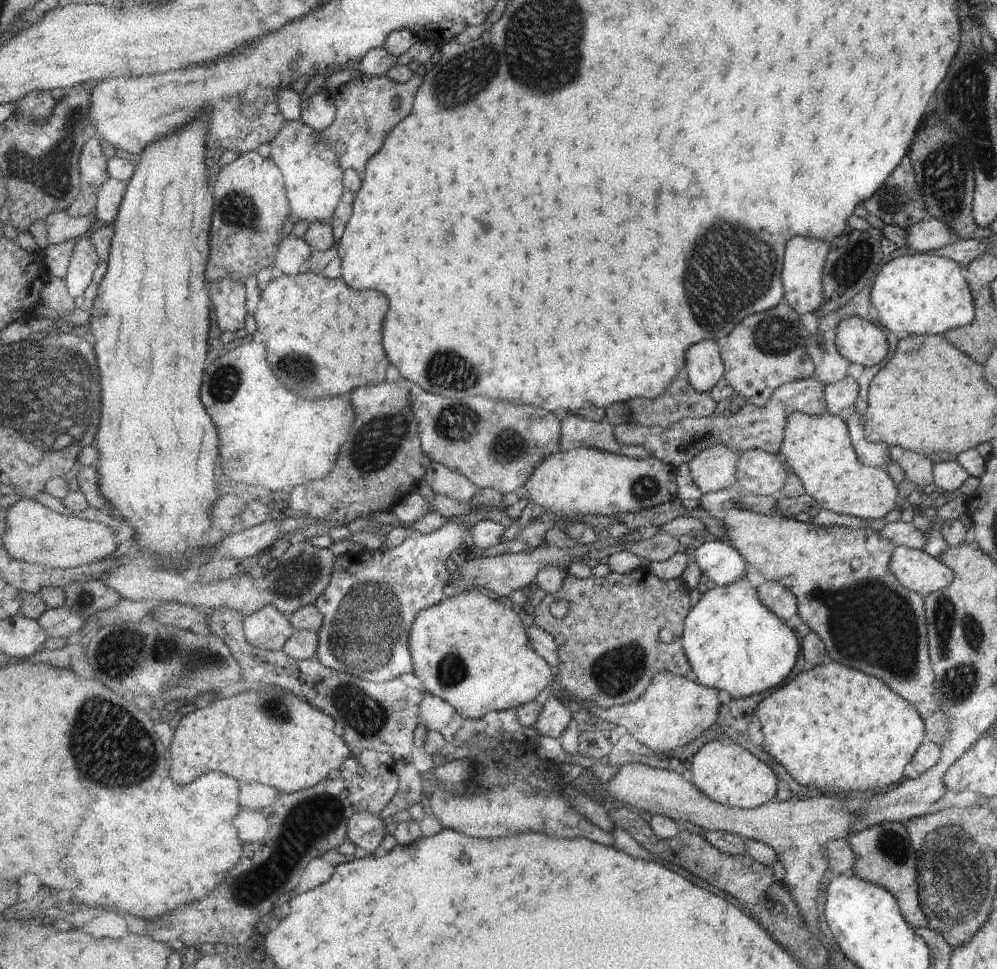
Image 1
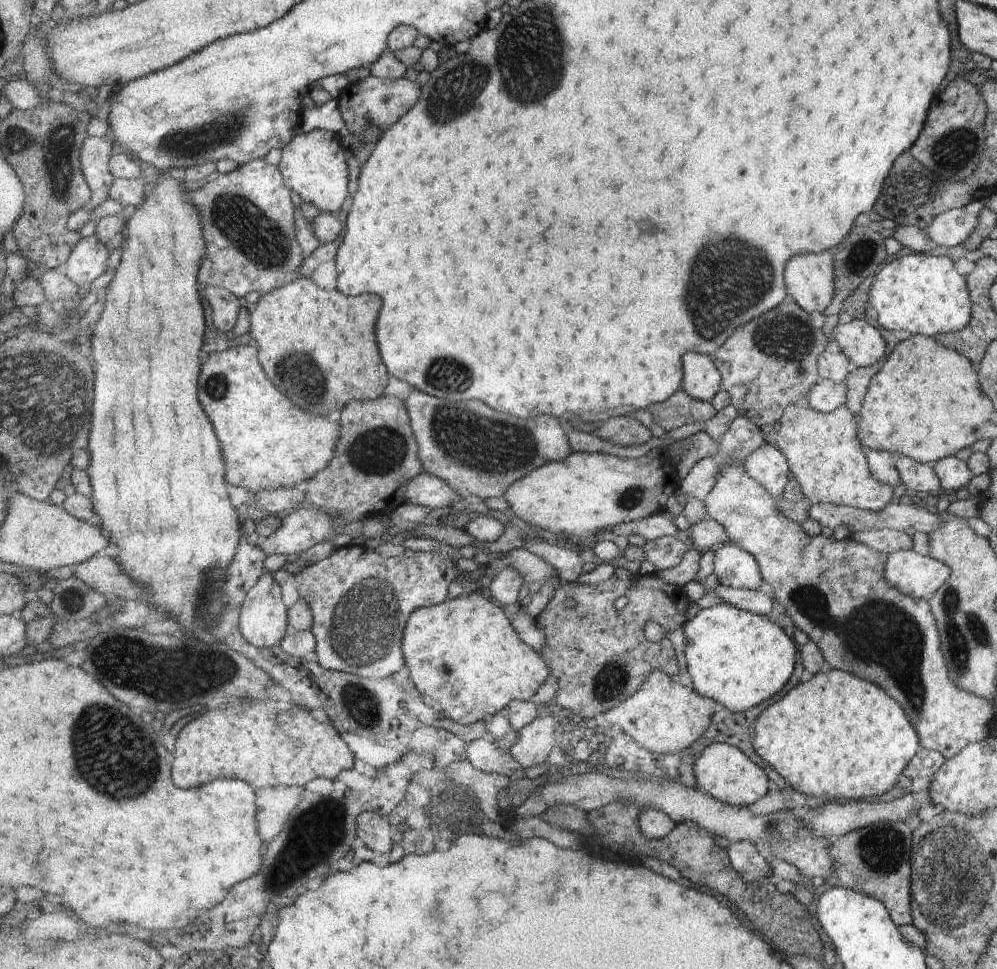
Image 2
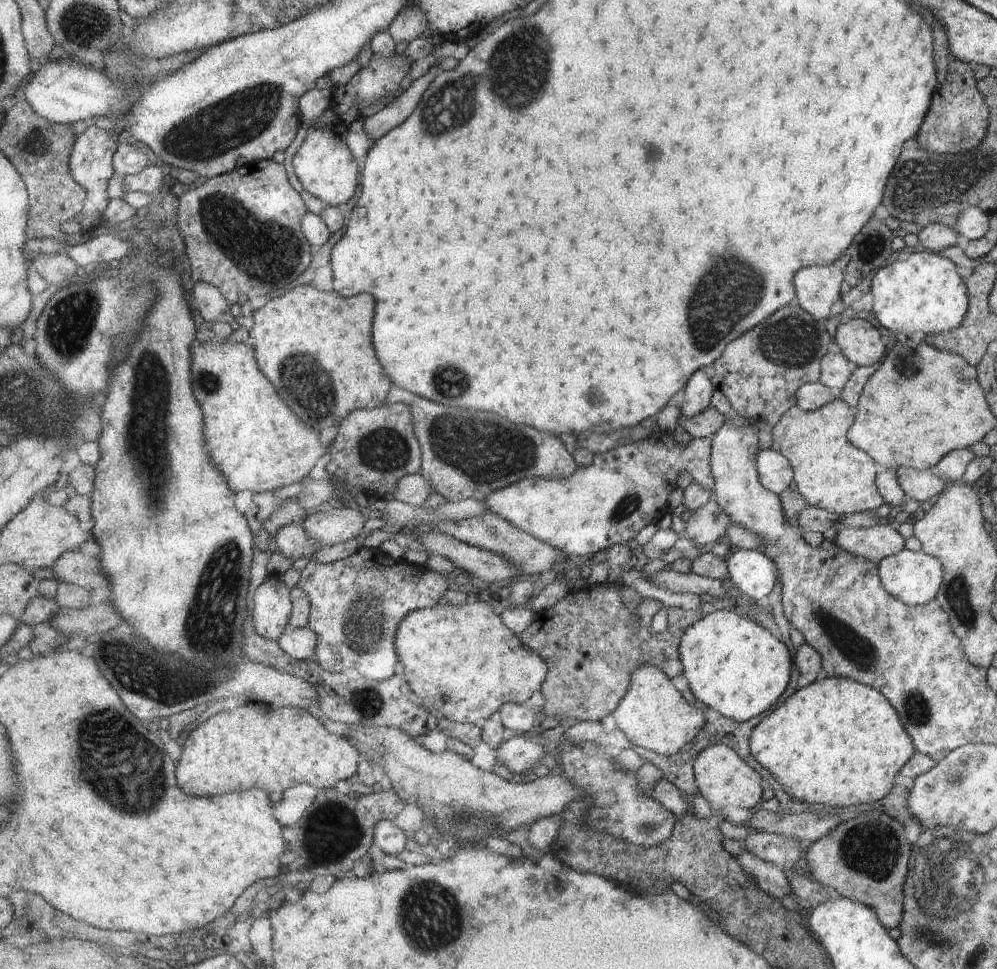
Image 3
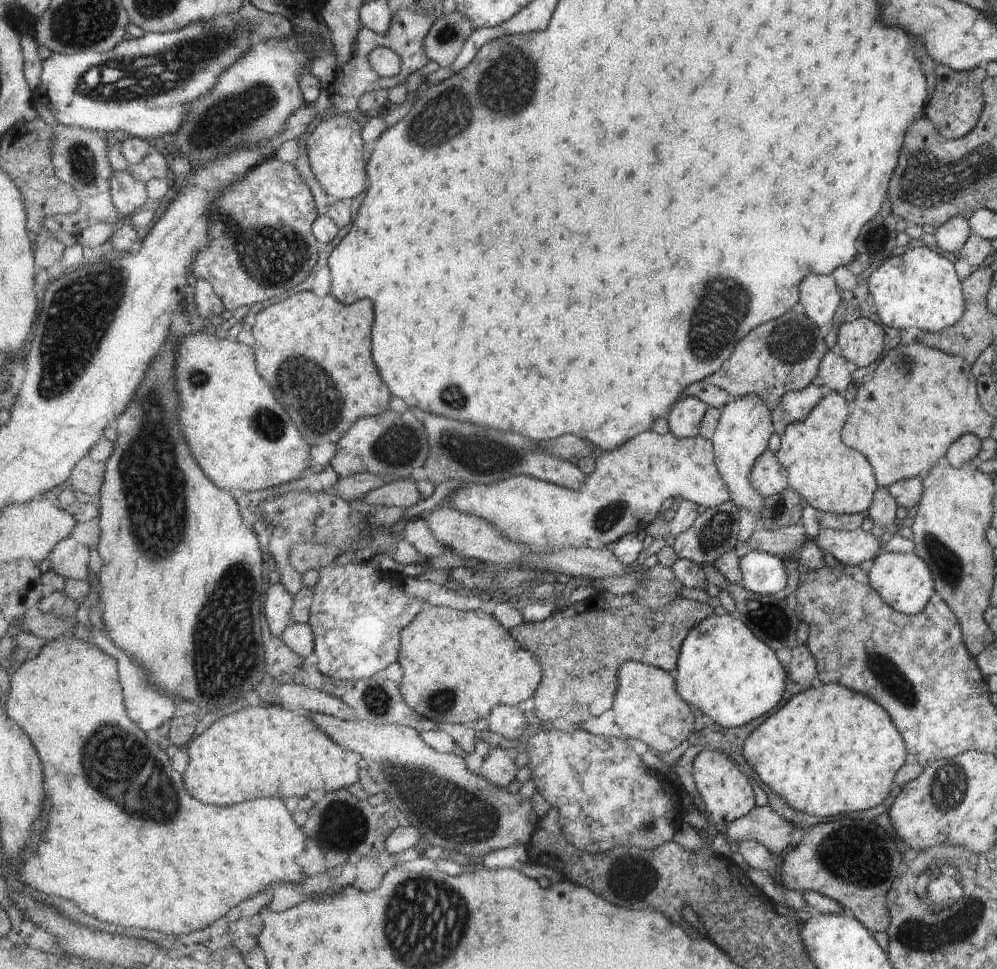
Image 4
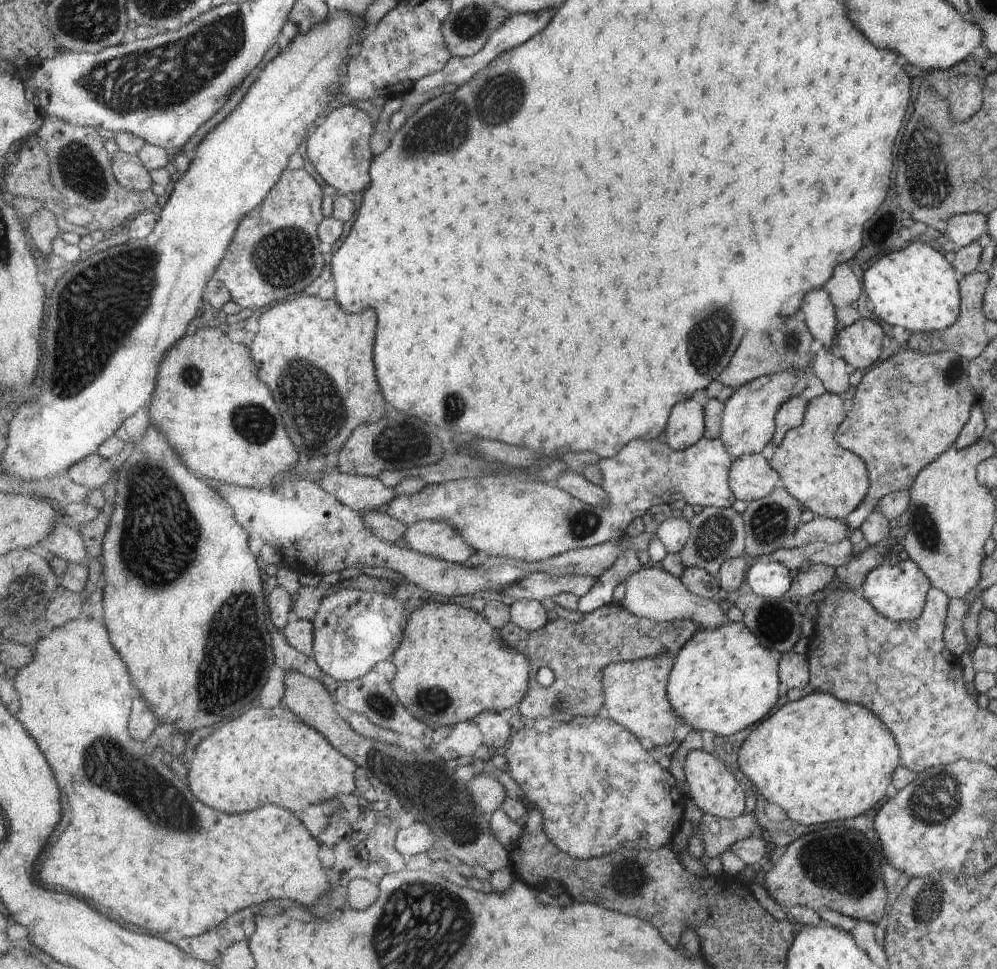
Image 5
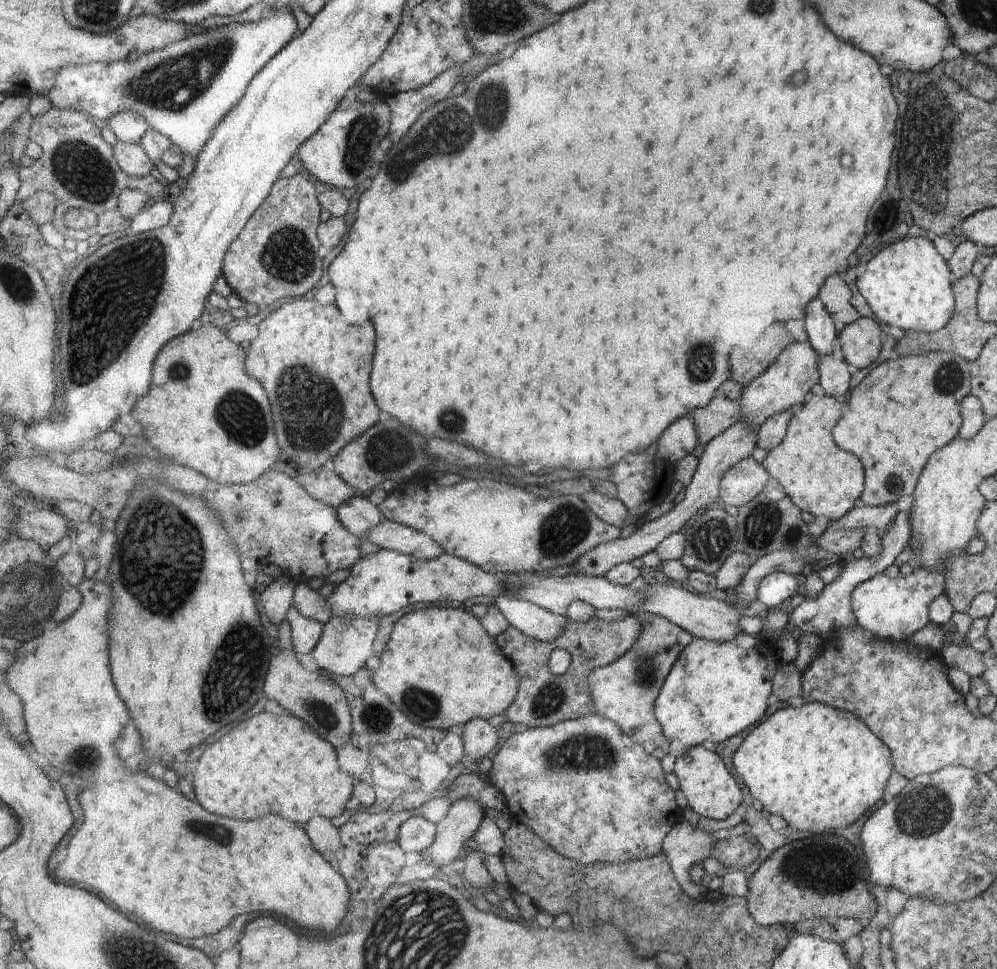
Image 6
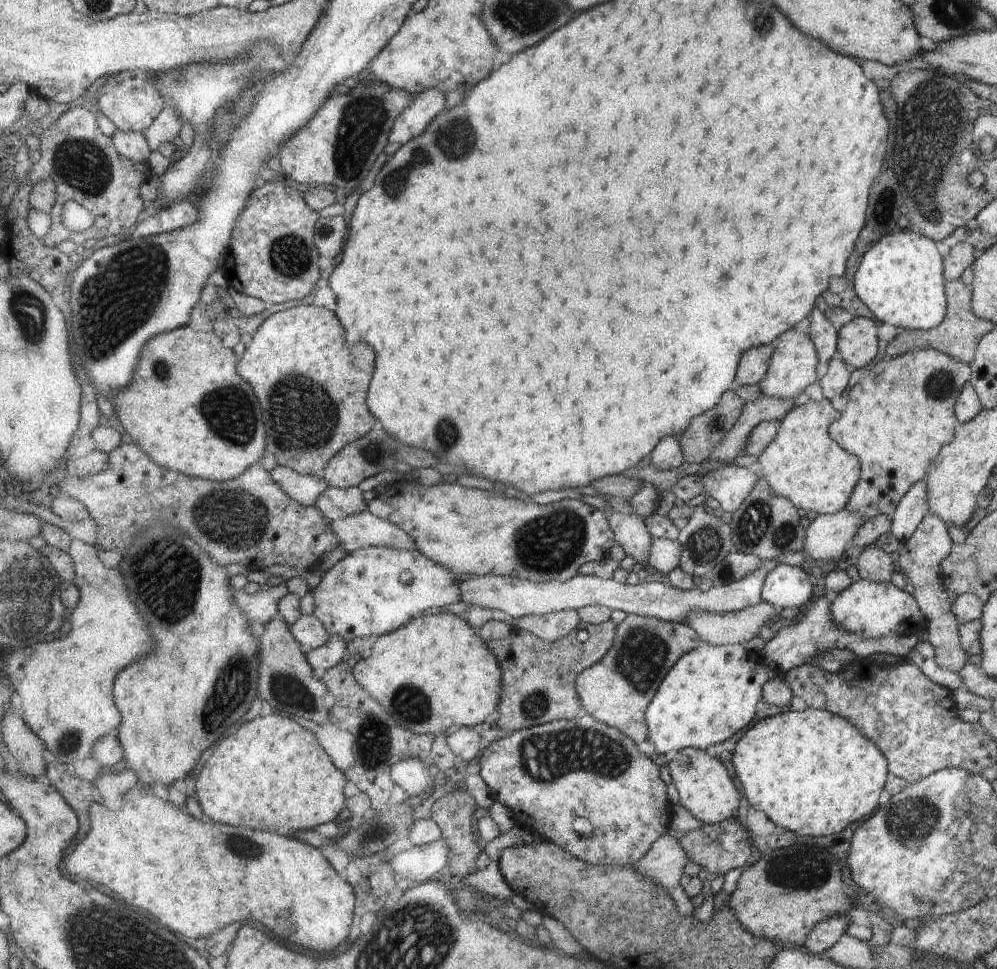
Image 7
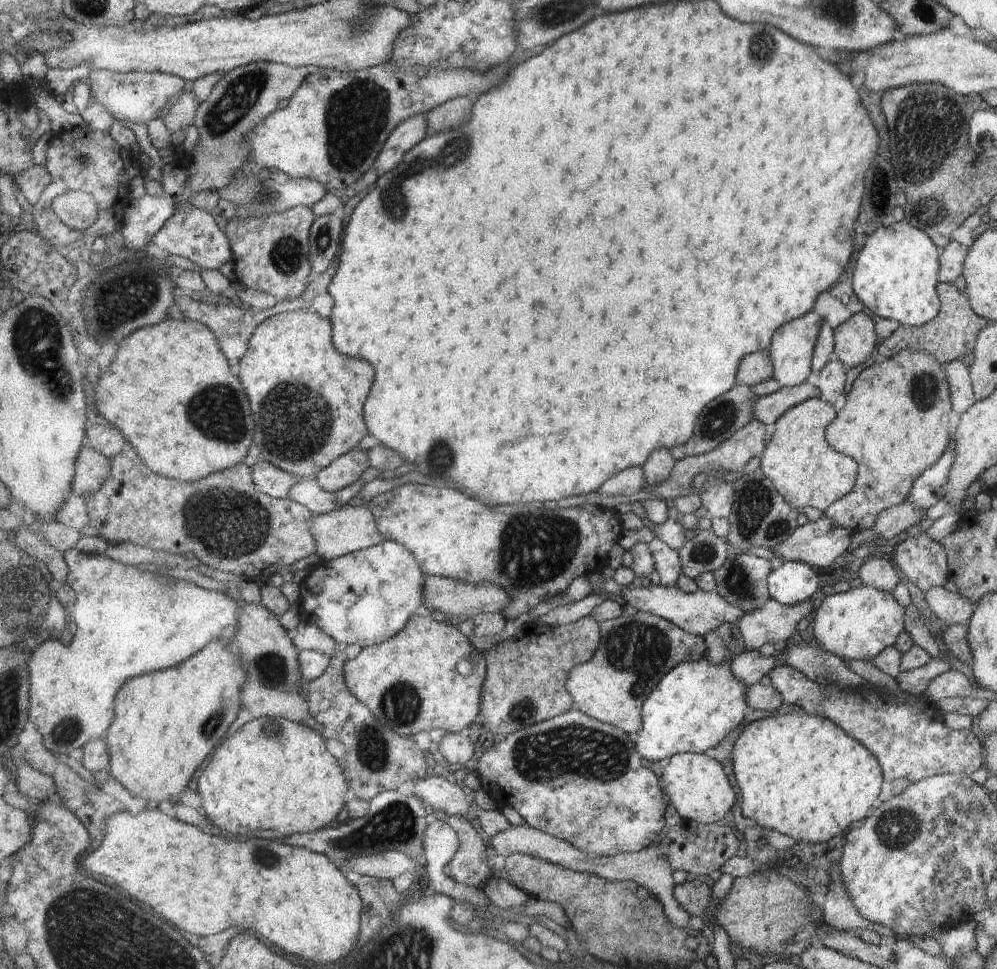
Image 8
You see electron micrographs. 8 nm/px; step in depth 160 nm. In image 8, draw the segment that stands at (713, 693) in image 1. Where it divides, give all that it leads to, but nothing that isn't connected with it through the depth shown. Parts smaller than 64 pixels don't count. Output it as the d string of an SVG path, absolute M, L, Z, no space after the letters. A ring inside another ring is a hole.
M637 611L631 616L604 621L602 623L602 643L593 660L581 664L571 671L567 680L567 691L574 697L575 709L606 724L614 725L629 734L639 734L643 728L643 706L649 696L662 683L663 678L669 675L683 662L702 660L705 654L703 638L690 634L665 618L655 614Z

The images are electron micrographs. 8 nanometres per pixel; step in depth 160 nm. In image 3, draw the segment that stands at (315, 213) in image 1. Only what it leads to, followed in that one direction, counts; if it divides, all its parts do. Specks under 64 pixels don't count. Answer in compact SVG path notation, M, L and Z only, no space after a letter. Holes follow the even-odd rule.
M342 121L319 128L309 128L305 140L293 157L295 174L303 186L311 194L333 206L349 202L361 184L362 172L347 142L349 133L349 125Z

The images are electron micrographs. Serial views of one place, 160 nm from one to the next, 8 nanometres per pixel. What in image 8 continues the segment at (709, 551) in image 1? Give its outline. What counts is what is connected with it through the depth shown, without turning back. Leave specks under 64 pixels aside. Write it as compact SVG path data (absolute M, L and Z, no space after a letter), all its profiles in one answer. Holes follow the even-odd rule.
M796 561L774 565L766 579L768 596L783 606L793 606L809 600L818 588L815 571Z

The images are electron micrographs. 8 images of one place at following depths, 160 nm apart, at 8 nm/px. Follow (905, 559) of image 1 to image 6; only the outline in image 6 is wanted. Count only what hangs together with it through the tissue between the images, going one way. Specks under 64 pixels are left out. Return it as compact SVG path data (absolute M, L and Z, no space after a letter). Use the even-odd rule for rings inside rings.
M913 565L912 572L906 577L899 574L894 579L883 573L877 573L871 578L864 580L853 588L850 594L850 607L856 620L856 624L864 631L870 632L879 639L891 639L898 642L906 642L910 636L923 628L928 620L929 603L941 593L944 592L944 576L942 575L942 566L928 568Z

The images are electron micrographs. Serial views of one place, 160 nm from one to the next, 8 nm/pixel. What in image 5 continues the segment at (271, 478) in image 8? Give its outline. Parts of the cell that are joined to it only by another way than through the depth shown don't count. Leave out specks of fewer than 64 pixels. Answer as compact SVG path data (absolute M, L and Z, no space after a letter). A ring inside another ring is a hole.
M337 469L317 483L336 496L343 505L357 512L381 508L383 504L389 505L395 497L399 497L395 490L384 485L379 478L348 475Z

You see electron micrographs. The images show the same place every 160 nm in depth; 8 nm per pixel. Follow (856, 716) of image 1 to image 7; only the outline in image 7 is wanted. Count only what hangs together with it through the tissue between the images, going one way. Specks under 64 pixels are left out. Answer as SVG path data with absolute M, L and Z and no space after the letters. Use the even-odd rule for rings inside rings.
M806 708L758 720L736 743L732 765L751 808L760 810L776 826L799 837L838 833L854 820L869 816L877 807L888 770L879 749L854 726L833 713Z

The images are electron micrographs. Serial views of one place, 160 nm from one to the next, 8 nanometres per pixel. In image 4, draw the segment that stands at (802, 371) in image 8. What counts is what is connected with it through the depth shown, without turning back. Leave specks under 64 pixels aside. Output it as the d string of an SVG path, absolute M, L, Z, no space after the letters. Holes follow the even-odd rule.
M745 395L734 398L721 408L721 418L717 430L711 435L710 442L714 454L714 465L725 483L730 494L730 500L737 508L754 512L761 516L764 510L764 498L749 482L750 470L758 456L768 449L768 436L771 436L772 424L768 406L755 395Z

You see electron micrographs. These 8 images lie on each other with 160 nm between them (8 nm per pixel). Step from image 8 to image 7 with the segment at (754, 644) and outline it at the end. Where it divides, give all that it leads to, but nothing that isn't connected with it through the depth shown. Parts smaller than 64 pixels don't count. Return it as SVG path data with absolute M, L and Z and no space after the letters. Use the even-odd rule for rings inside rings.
M761 600L756 605L734 613L690 613L688 625L707 644L737 645L758 636L759 628L767 626L777 615L774 606Z

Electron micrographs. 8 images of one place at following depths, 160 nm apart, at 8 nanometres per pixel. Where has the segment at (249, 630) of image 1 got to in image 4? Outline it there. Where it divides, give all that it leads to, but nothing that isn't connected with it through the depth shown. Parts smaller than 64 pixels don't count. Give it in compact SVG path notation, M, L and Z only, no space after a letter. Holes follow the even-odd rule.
M284 584L271 585L267 590L267 618L272 633L282 638L289 626L295 624L292 615L294 596L287 590Z

